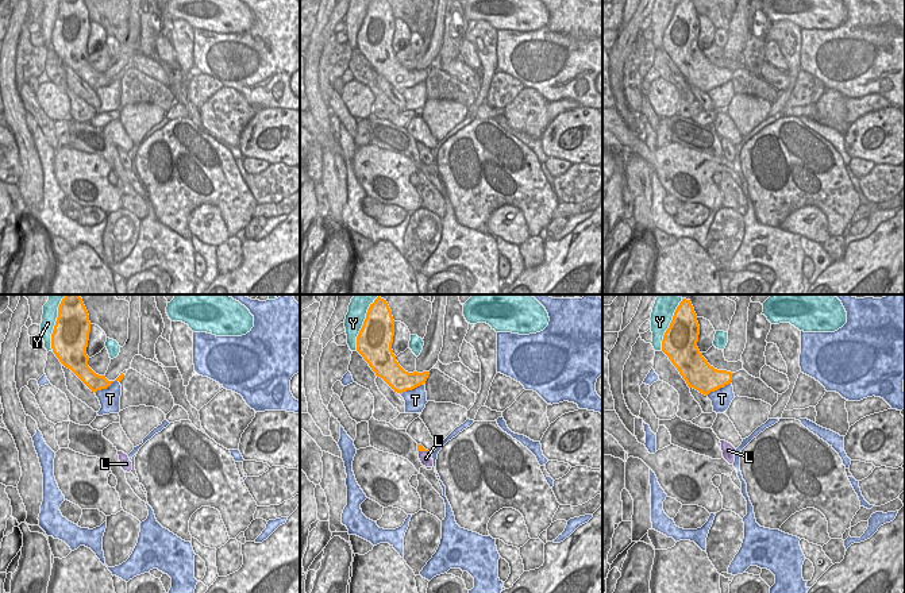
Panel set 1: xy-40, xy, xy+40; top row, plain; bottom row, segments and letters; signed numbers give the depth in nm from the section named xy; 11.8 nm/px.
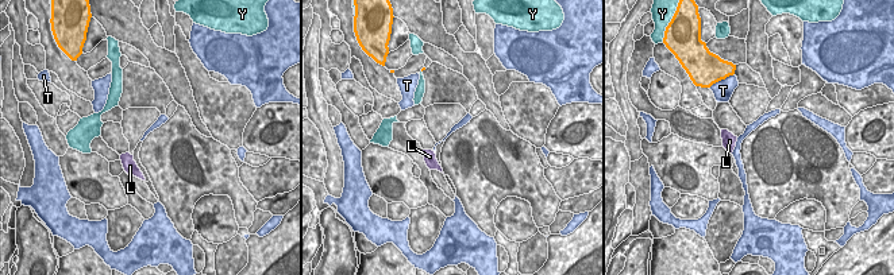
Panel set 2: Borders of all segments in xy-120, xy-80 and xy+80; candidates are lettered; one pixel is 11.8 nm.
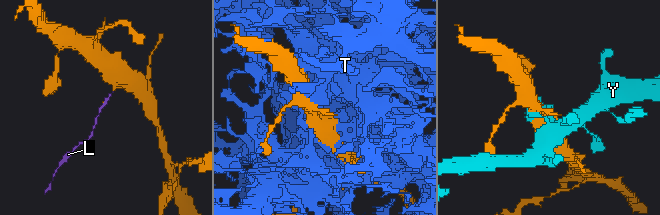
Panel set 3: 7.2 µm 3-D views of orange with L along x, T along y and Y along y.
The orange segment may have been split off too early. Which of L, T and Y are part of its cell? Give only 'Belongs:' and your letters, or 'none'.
Belongs: none.

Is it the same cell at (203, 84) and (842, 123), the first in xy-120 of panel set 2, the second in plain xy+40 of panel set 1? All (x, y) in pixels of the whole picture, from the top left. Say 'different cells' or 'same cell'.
same cell

